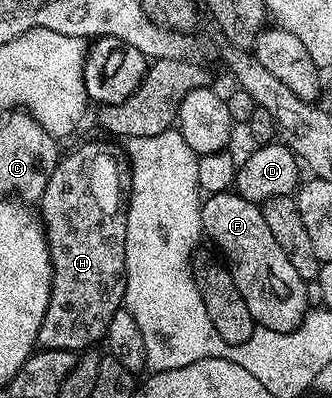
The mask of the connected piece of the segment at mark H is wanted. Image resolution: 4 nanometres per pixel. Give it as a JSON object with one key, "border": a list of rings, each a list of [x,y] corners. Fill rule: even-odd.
{"border":[[[93,141],[71,150],[66,157],[64,154],[51,171],[51,179],[47,179],[39,216],[45,227],[53,282],[47,315],[43,315],[37,336],[40,348],[94,348],[104,342],[111,318],[124,306],[127,181],[121,178],[123,161],[118,157],[107,146]]]}

